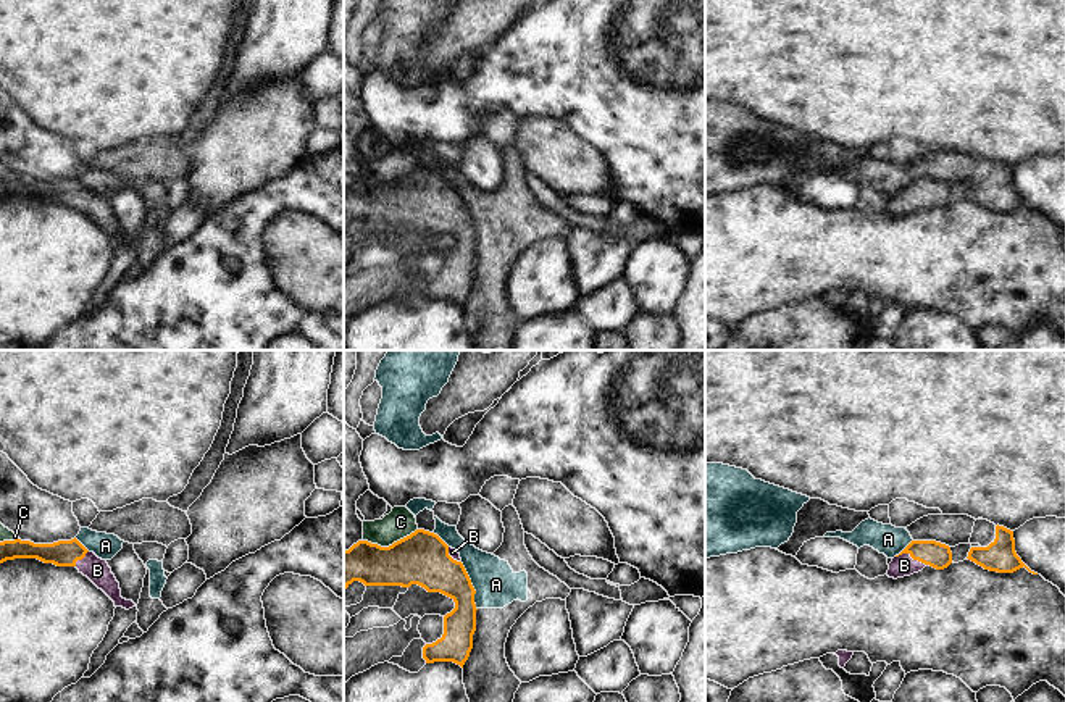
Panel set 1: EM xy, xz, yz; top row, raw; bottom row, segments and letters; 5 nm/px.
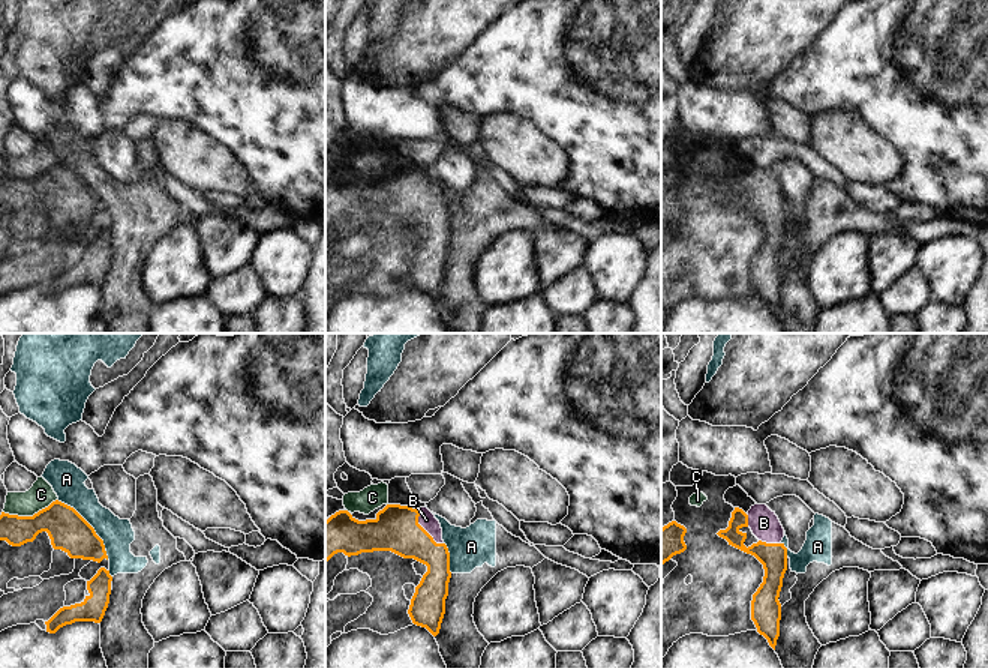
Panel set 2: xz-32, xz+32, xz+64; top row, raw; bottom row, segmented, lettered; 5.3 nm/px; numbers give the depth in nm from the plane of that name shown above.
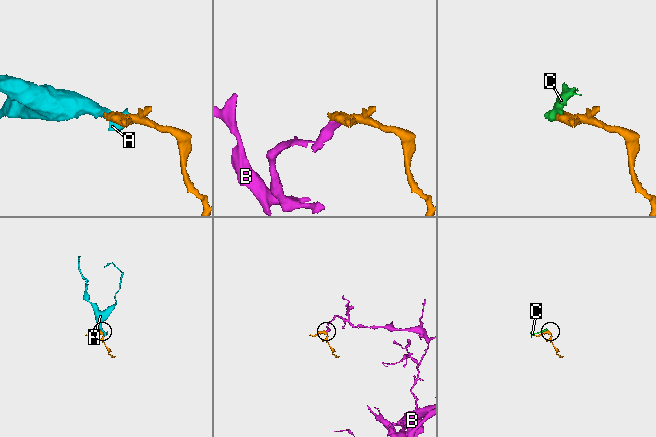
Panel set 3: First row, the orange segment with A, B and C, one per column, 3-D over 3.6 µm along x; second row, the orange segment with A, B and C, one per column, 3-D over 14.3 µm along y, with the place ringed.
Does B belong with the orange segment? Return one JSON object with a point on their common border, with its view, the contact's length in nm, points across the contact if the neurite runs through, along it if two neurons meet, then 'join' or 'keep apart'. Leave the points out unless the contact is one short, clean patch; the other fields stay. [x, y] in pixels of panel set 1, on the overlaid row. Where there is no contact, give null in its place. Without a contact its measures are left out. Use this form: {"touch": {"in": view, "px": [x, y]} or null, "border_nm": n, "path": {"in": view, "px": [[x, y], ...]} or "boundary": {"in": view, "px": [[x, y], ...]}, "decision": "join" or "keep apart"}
{"touch": {"in": "yz", "px": [910, 555]}, "border_nm": 160, "path": {"in": "yz", "px": [[935, 554], [910, 555], [904, 565]]}, "decision": "join"}

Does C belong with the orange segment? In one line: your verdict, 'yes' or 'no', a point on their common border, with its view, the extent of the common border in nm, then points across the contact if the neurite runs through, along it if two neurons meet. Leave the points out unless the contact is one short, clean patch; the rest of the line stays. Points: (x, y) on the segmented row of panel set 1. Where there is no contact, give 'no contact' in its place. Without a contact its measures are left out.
no; meets orange in xz at (389, 546); contact 280 nm long; border along xz (417, 528), (388, 546), (363, 541)

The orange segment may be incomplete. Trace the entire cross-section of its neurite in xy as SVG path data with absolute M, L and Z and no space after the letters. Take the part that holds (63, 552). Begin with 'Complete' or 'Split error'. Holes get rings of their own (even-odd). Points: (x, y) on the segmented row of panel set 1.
Split error. M76 537L53 544L34 544L21 539L0 542L0 563L15 558L37 558L56 566L76 566L79 573L87 576L115 602L115 607L123 607L126 610L136 607L132 600L121 597L119 583L111 573L106 560L89 552Z

